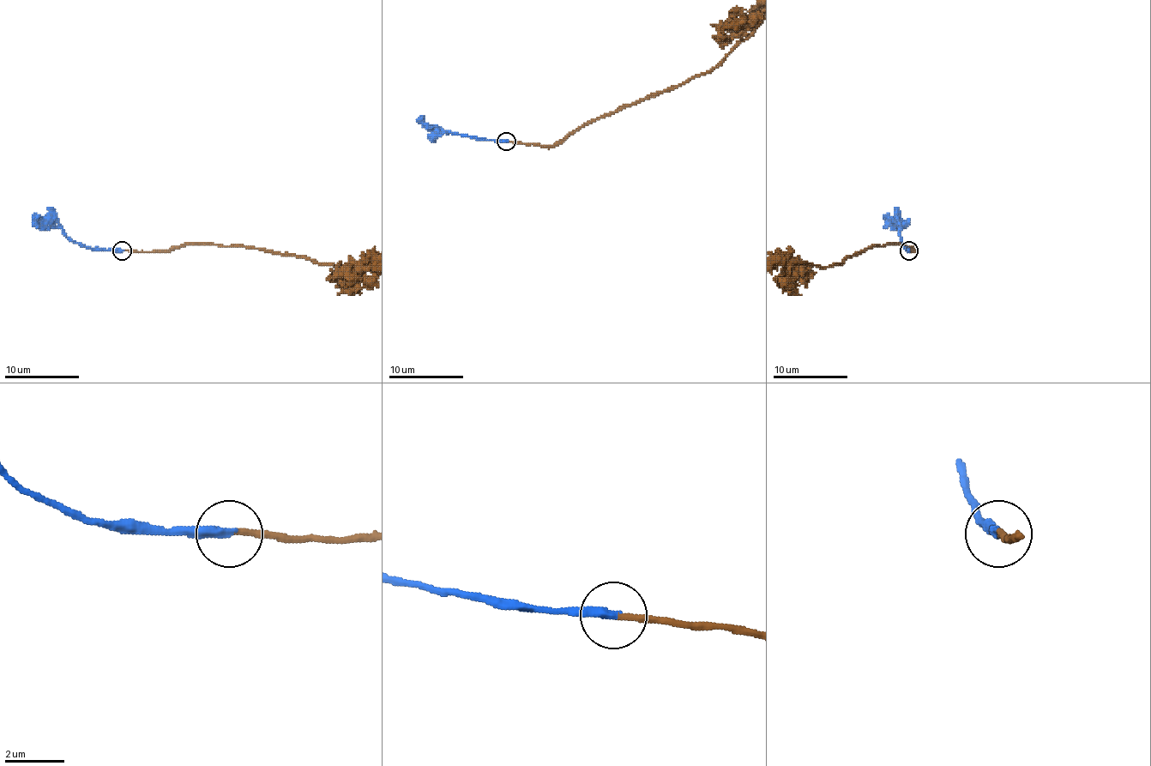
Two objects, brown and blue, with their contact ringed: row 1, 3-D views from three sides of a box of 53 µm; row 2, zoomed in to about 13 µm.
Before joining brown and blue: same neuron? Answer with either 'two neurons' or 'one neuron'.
one neuron

